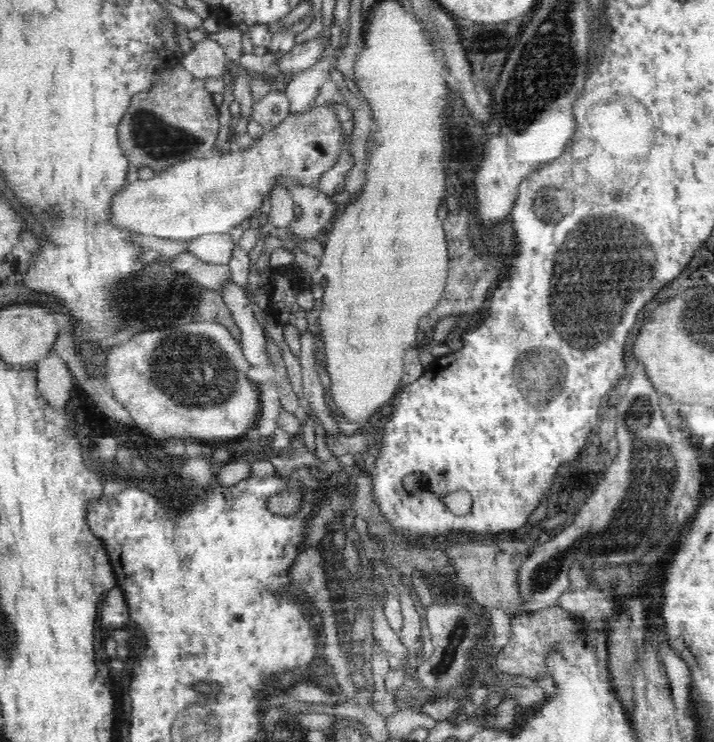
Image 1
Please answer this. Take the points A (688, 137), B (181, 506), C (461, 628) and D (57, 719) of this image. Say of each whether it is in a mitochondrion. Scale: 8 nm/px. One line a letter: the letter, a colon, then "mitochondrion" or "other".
A: other
B: other
C: mitochondrion
D: other

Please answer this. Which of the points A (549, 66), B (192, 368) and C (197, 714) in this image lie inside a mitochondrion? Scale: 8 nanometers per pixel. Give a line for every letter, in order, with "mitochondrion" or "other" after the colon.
A: mitochondrion
B: mitochondrion
C: mitochondrion

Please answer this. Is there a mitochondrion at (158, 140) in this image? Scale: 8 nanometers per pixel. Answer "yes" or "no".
yes

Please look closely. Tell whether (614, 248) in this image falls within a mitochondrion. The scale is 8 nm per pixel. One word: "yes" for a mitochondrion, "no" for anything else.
yes

